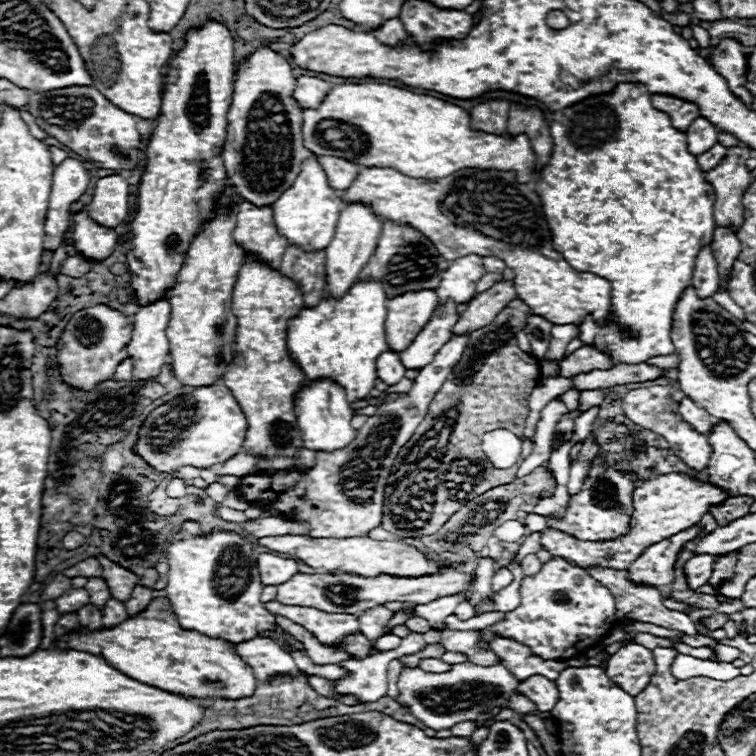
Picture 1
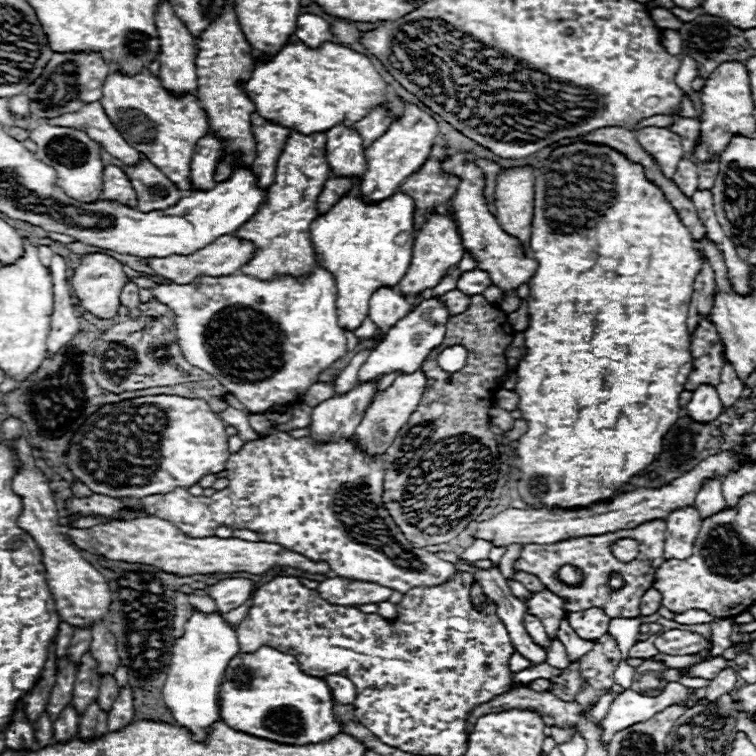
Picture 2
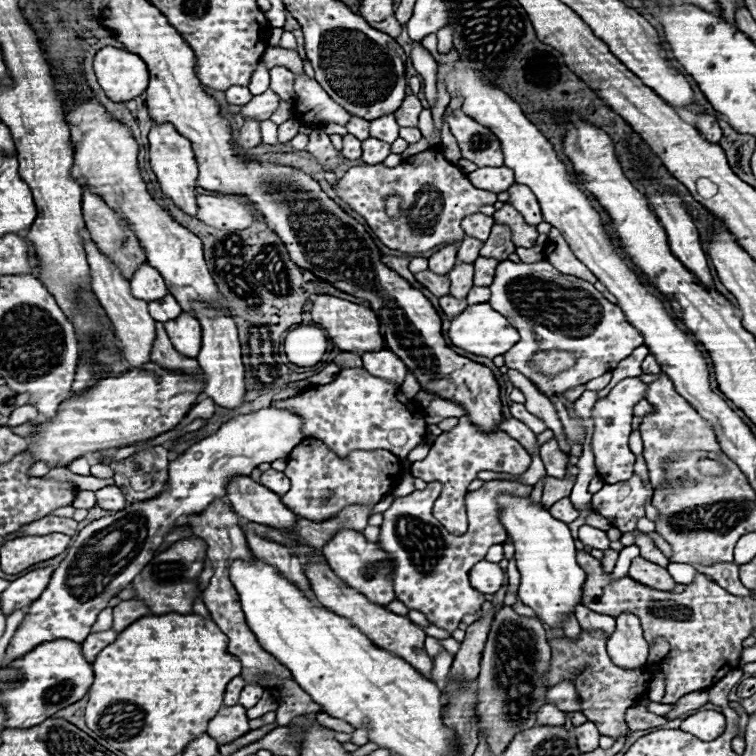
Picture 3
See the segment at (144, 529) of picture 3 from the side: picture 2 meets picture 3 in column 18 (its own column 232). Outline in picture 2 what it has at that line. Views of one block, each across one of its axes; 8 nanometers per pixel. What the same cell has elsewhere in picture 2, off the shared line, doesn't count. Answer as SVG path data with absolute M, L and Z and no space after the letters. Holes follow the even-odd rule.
M196 610L184 624L184 634L172 646L170 674L166 674L166 686L162 698L172 710L174 720L186 726L194 738L200 742L206 738L206 728L220 720L218 716L218 688L224 678L228 662L238 654L238 634L220 612L204 614Z

